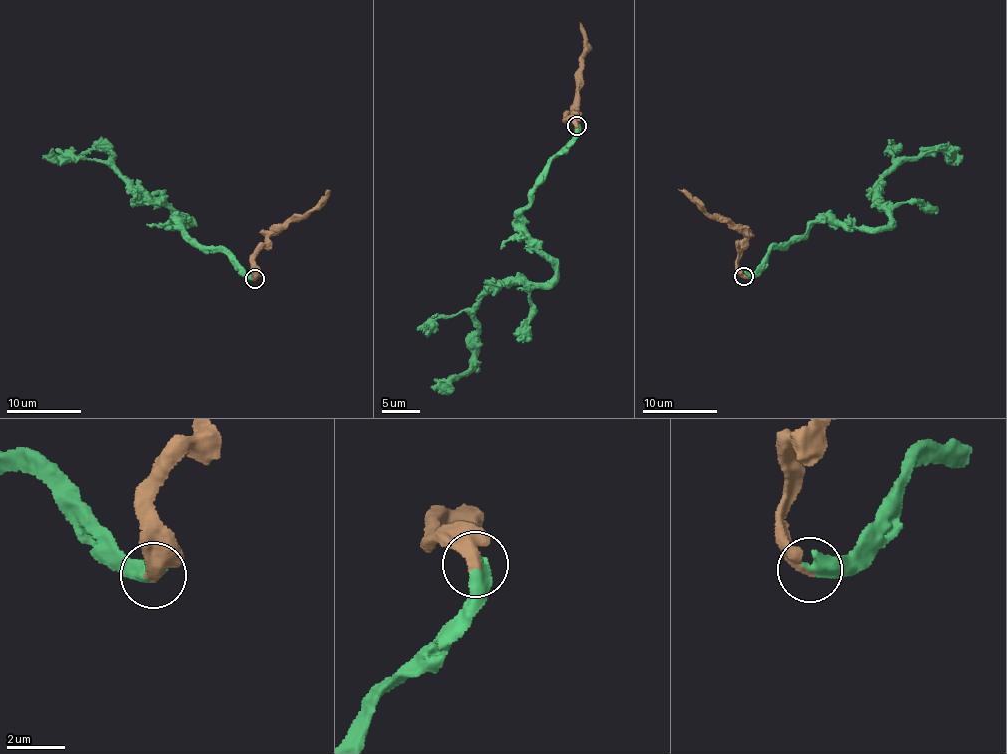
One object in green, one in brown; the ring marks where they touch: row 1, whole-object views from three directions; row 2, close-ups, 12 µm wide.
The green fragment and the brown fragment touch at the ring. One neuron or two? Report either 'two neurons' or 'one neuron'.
one neuron

